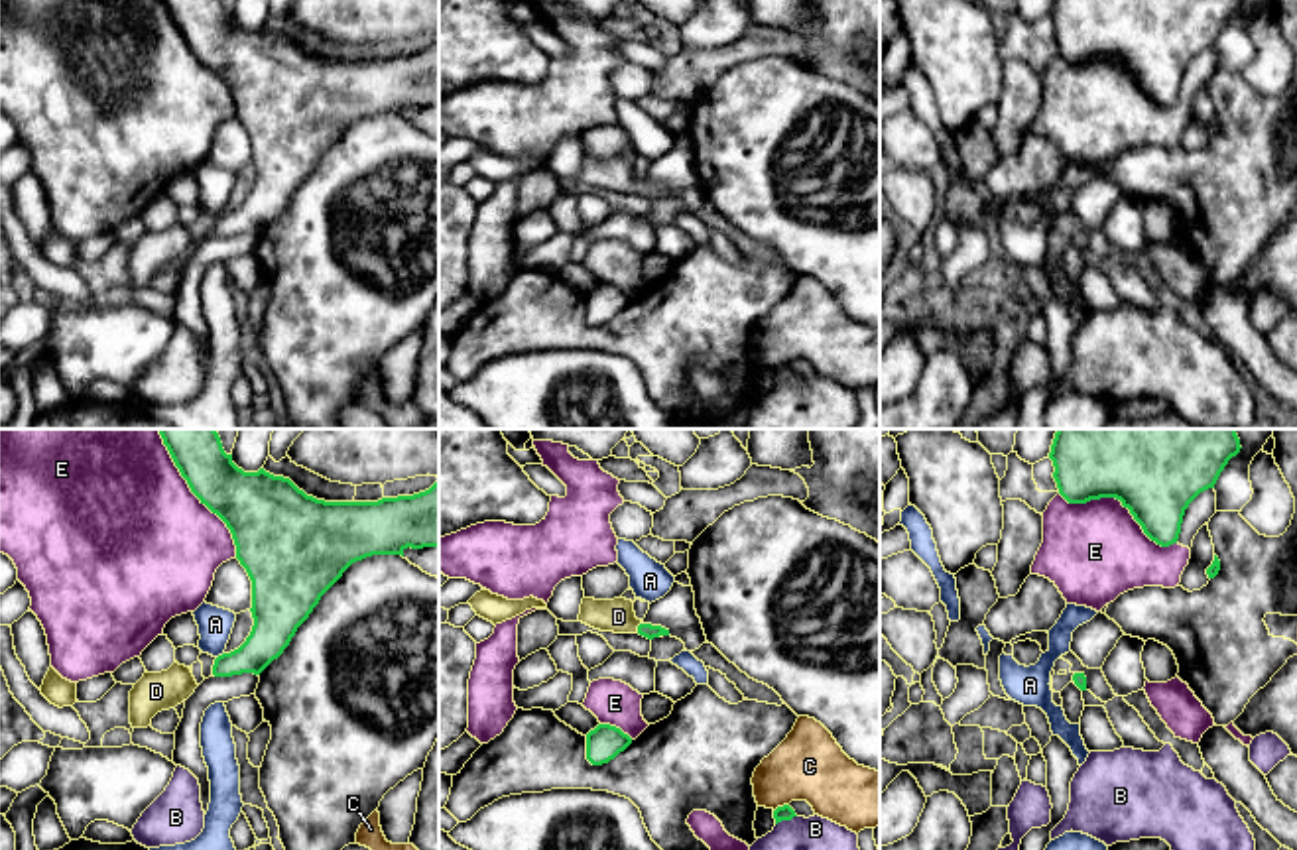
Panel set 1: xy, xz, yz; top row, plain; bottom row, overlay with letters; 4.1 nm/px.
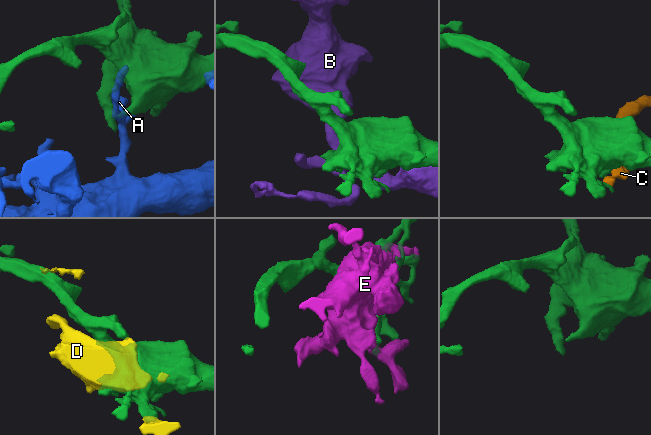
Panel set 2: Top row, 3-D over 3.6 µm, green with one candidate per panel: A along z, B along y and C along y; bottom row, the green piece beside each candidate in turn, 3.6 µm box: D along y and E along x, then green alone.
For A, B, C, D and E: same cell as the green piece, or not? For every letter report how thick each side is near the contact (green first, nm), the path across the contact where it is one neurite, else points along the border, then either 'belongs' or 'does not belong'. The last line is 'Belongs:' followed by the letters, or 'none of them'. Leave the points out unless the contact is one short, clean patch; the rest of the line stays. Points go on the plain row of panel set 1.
A: 170 nm thick on the green side, 140 nm on the other; does not belong
B: 60 nm thick on the green side, 400 nm on the other; does not belong
C: 60 nm thick on the green side, 280 nm on the other; border along xz (788, 363), (774, 370); does not belong
D: 60 nm thick on the green side, 140 nm on the other; belongs
E: 320 nm thick on the green side, 400 nm on the other; does not belong
Belongs: D

